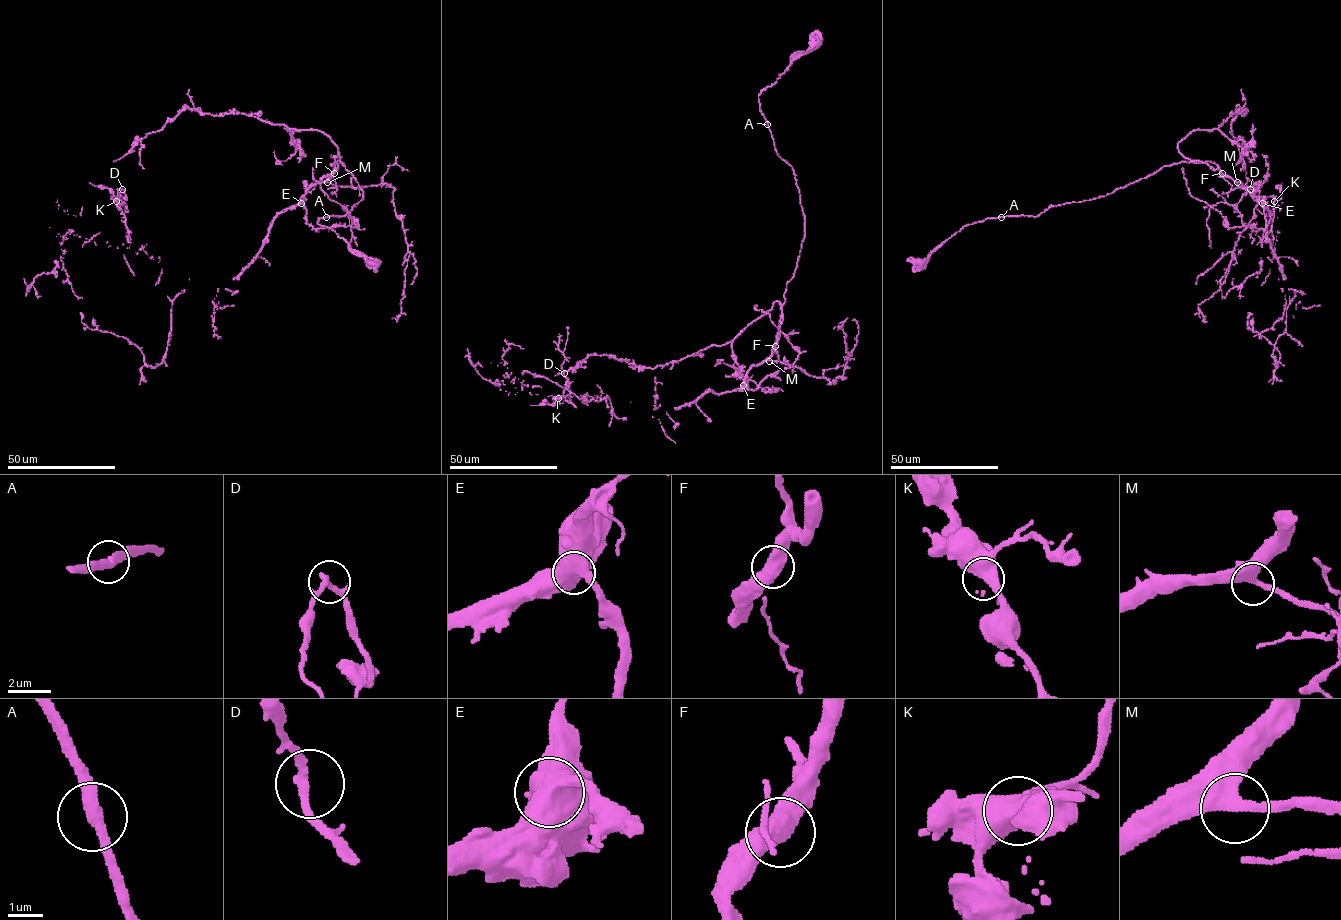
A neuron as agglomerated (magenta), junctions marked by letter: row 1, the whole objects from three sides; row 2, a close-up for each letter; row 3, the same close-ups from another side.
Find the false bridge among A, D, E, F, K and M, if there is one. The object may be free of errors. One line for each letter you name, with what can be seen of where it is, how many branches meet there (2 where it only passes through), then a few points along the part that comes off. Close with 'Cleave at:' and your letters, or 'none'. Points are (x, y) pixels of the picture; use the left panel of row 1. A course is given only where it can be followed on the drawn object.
Cleave at: none

